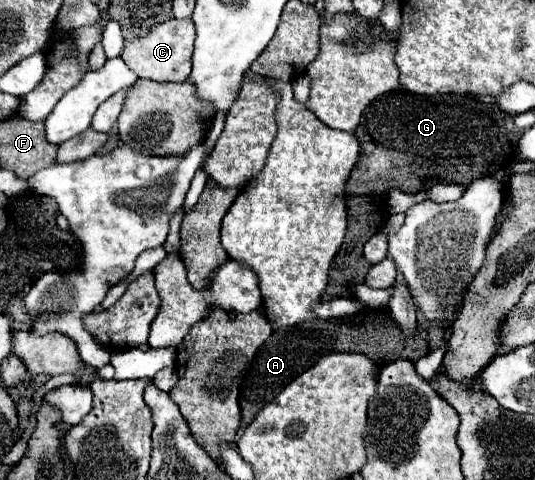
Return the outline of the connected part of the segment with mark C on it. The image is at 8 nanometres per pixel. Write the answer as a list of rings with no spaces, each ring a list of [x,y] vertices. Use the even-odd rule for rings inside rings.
[[[165,20],[163,24],[151,28],[145,38],[125,42],[125,50],[121,58],[125,64],[139,76],[155,82],[185,82],[191,72],[191,54],[193,54],[195,26],[191,20]]]

